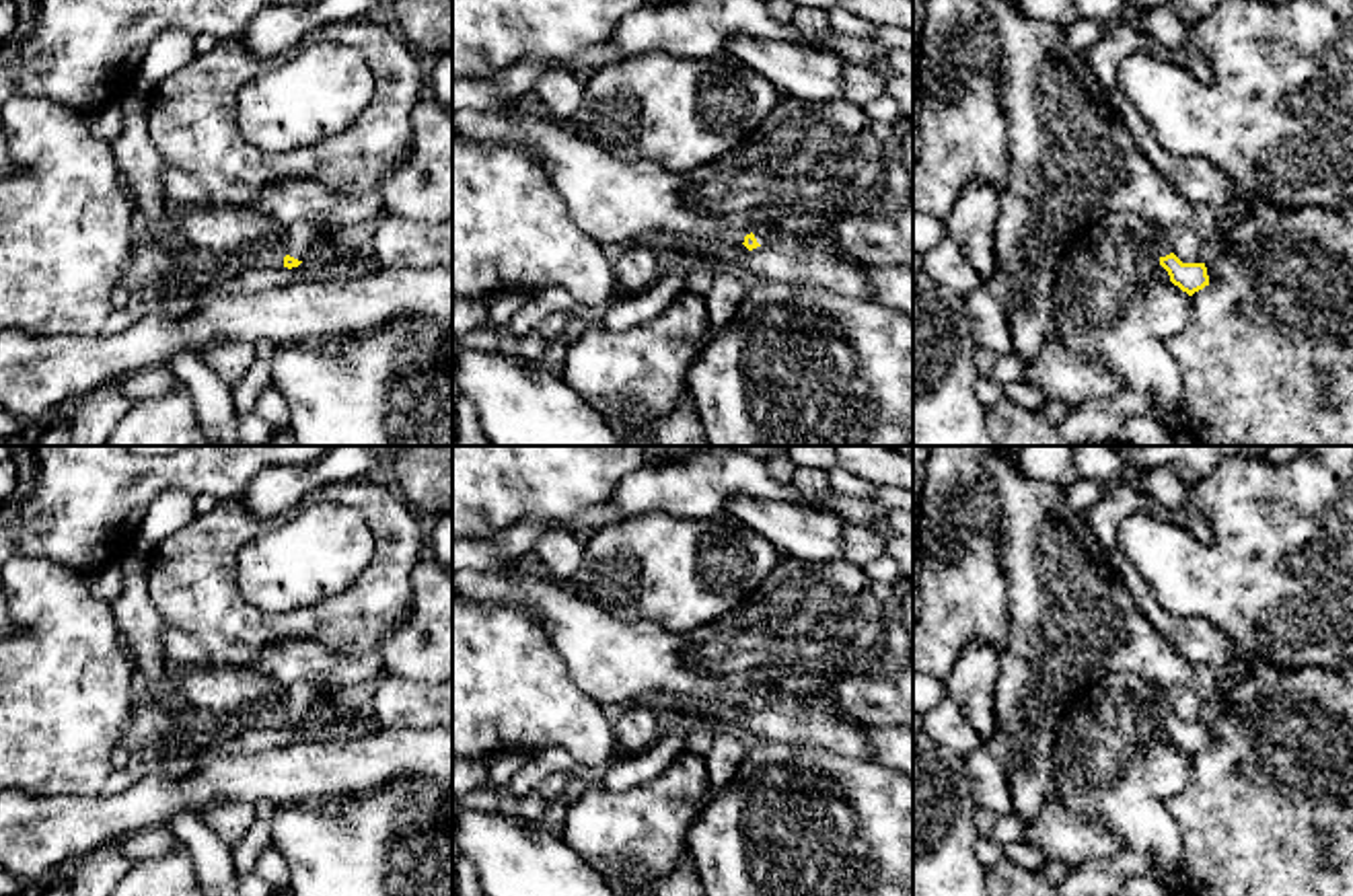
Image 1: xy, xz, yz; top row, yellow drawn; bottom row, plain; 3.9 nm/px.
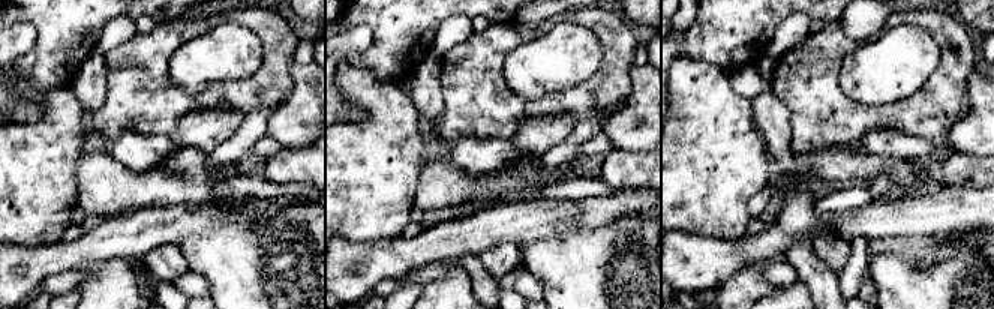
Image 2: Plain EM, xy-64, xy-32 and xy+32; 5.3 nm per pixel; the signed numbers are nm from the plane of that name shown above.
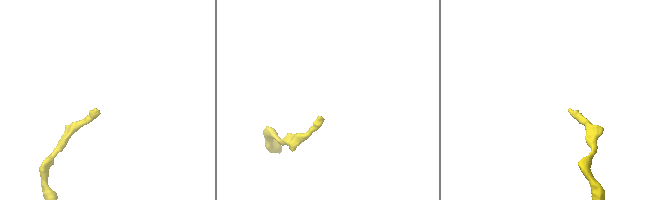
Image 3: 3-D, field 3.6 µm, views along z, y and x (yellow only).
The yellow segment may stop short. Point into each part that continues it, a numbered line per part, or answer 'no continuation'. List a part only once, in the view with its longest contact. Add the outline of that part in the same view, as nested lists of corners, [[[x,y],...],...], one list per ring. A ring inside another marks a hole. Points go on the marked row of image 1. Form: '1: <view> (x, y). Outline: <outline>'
1: xy (303, 233). Outline: [[[298,220],[290,226],[290,236],[284,249],[284,255],[290,255],[298,261],[310,259],[313,242],[319,234],[329,228],[317,220]]]

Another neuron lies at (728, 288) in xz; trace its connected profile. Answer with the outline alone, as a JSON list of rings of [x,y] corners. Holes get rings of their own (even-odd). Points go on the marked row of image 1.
[[[718,267],[716,279],[709,292],[705,294],[707,329],[699,345],[699,351],[709,343],[711,337],[716,337],[730,323],[740,302],[744,300],[746,290],[746,275],[730,267]]]

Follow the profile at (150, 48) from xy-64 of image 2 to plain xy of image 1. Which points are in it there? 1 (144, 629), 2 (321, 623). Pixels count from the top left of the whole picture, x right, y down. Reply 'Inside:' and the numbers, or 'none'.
Inside: 2

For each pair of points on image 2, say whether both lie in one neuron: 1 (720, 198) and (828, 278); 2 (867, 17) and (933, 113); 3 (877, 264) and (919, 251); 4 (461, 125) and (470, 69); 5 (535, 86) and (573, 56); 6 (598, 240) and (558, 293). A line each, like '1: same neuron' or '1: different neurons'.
1: different neurons
2: different neurons
3: different neurons
4: same neuron
5: same neuron
6: same neuron

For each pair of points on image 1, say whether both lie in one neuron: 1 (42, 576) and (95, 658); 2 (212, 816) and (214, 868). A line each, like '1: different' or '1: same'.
1: same
2: different

